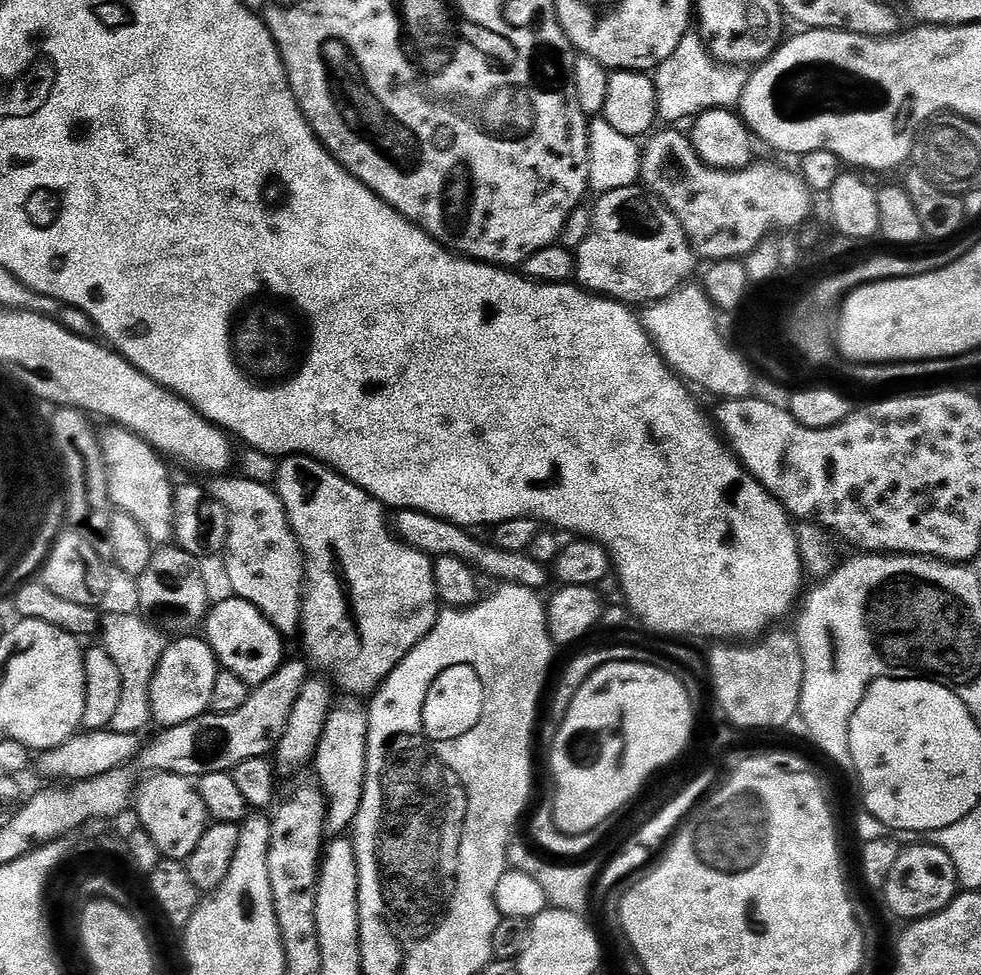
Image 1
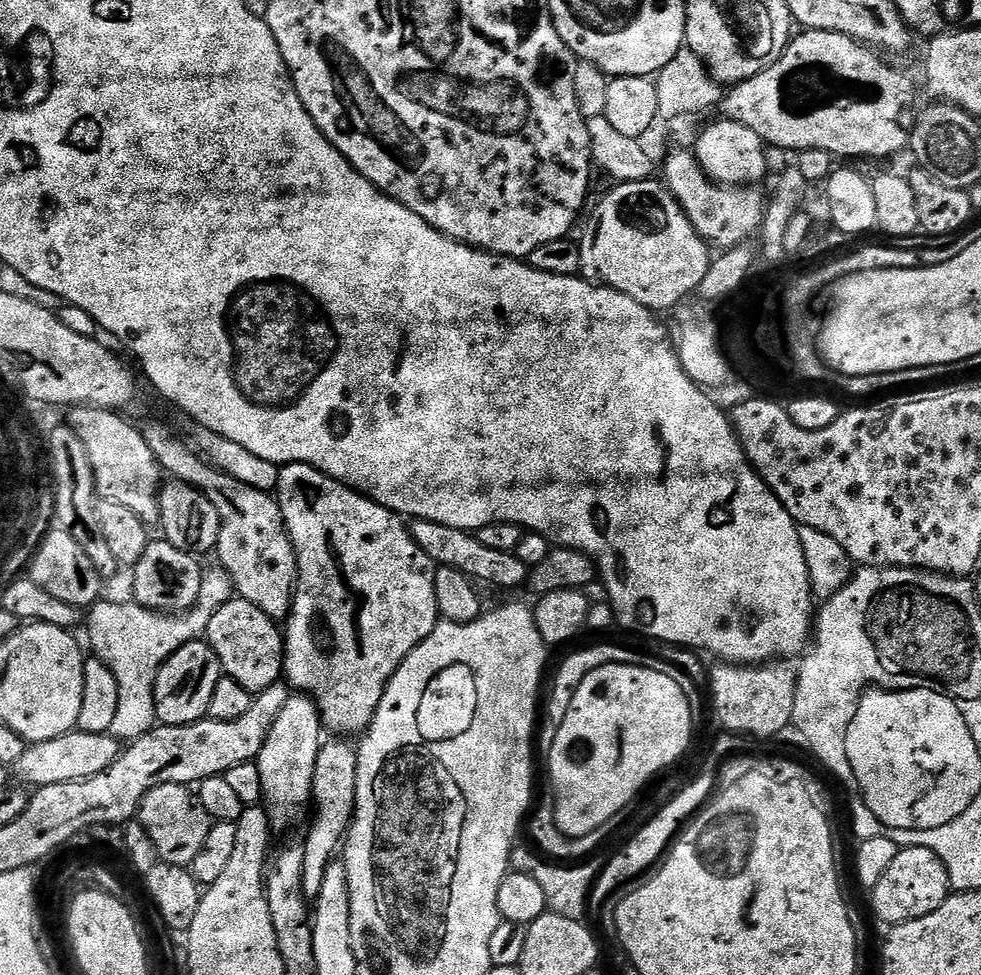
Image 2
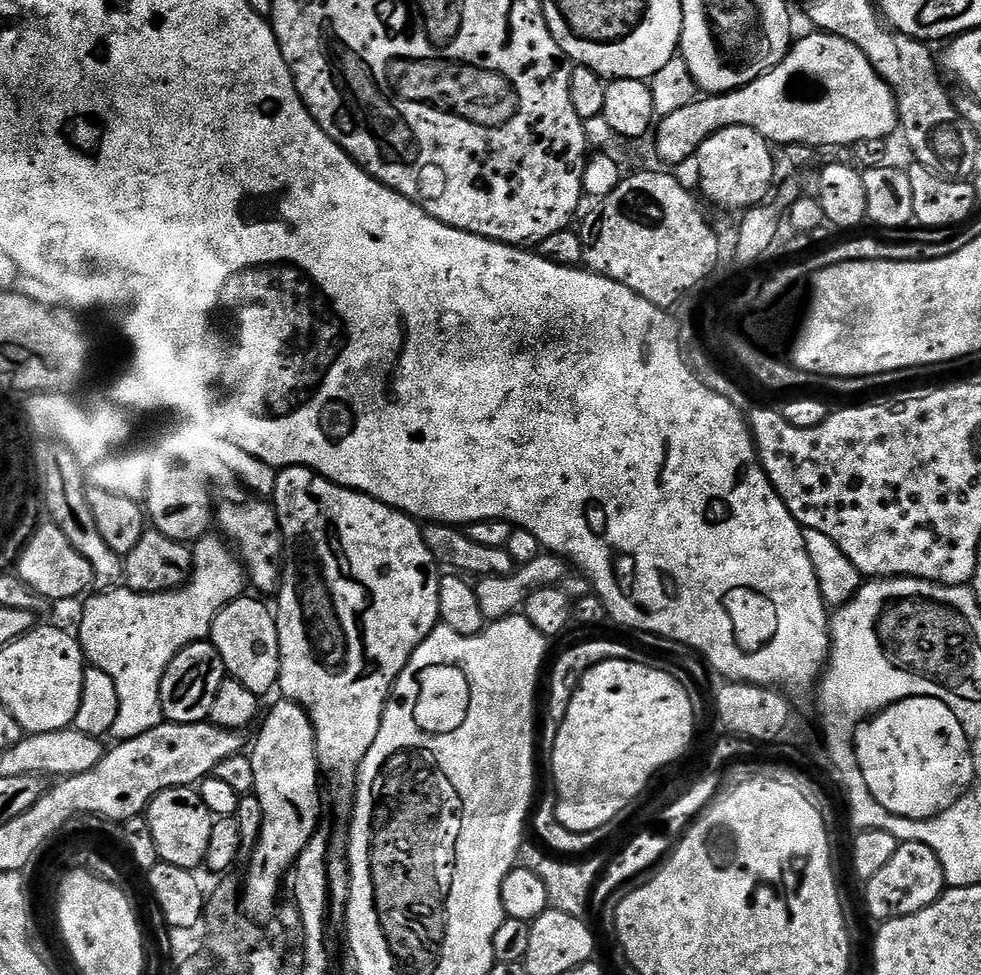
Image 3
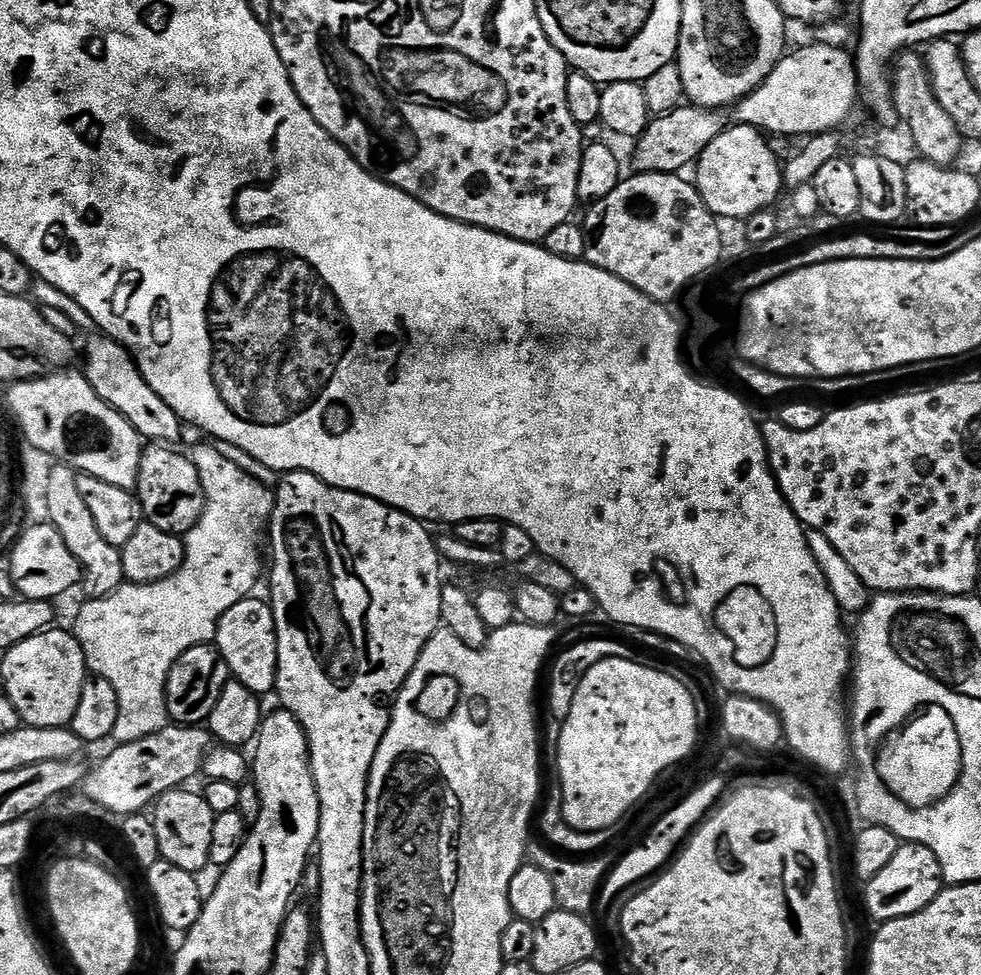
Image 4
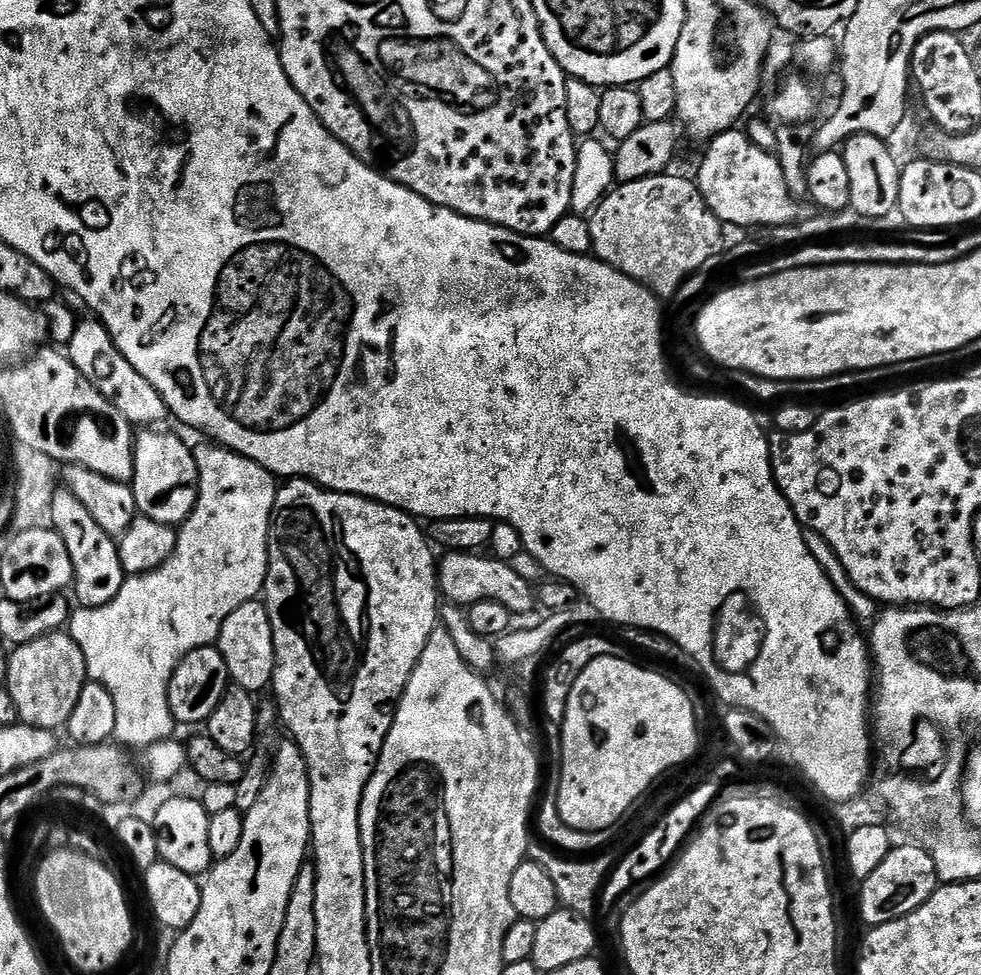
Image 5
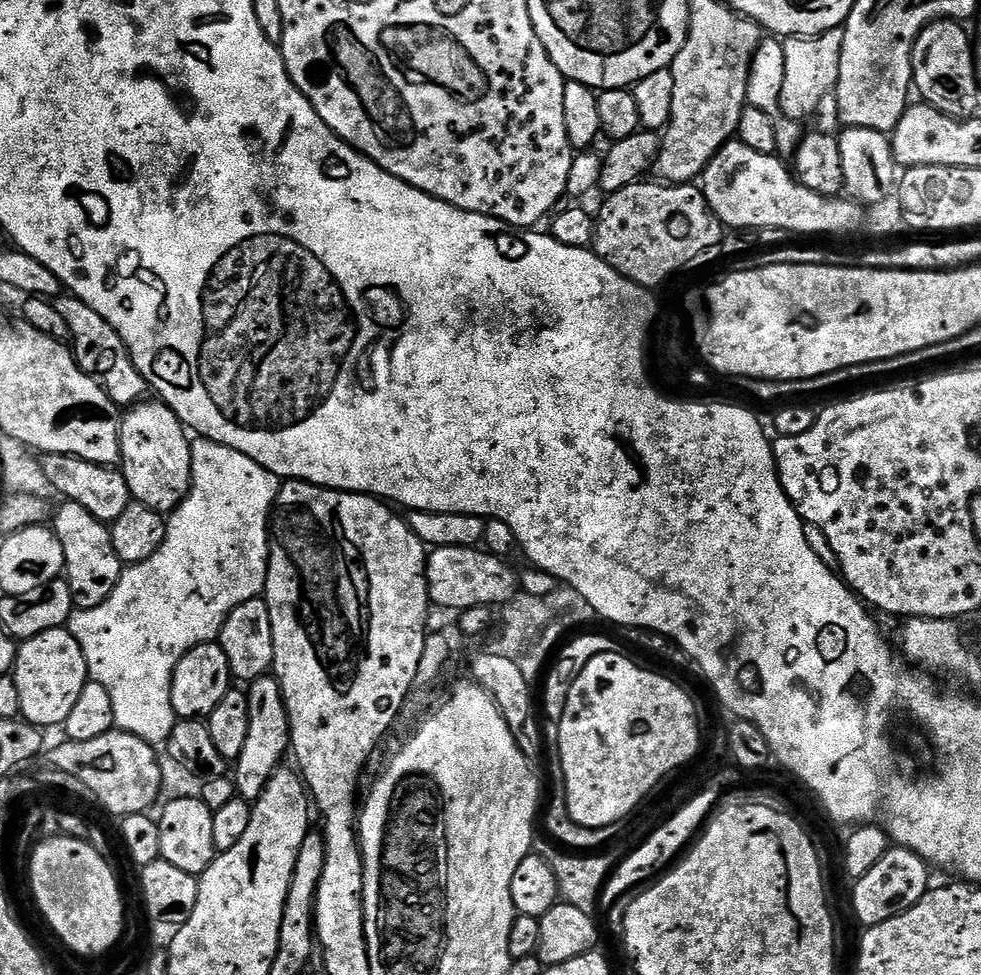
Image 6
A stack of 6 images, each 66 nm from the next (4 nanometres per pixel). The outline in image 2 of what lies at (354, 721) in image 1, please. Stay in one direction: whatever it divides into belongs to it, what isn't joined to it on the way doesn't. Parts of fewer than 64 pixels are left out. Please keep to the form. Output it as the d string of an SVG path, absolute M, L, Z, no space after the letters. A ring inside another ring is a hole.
M332 738L332 741L321 743L318 762L314 766L312 779L312 804L316 813L312 816L312 825L308 828L308 837L302 840L304 857L302 858L302 890L309 902L314 902L322 891L322 882L326 878L326 866L330 866L337 859L342 845L352 826L352 815L356 812L356 787L358 786L358 762L356 761L357 749L352 748L347 739Z

